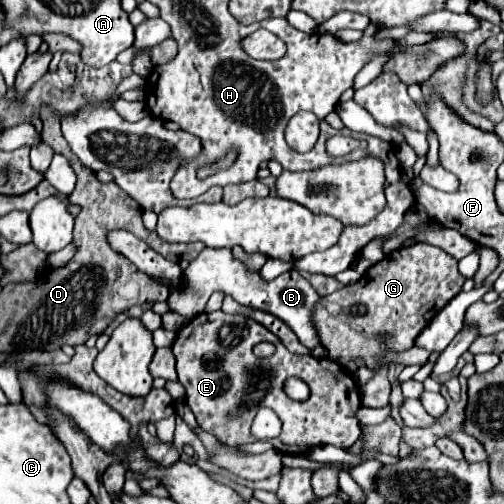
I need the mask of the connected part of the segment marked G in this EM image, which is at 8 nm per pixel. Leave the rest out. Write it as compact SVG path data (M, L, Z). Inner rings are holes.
M416 243L392 251L380 263L372 265L362 279L354 285L346 285L332 295L324 297L314 311L314 325L320 333L322 345L328 349L328 357L346 363L362 357L368 367L378 369L378 375L361 387L362 405L382 407L390 401L390 383L386 379L386 367L376 365L376 355L382 351L406 351L414 345L418 333L444 305L462 291L466 277L458 271L458 259L440 247L428 243ZM376 333L388 333L390 343L376 343Z

